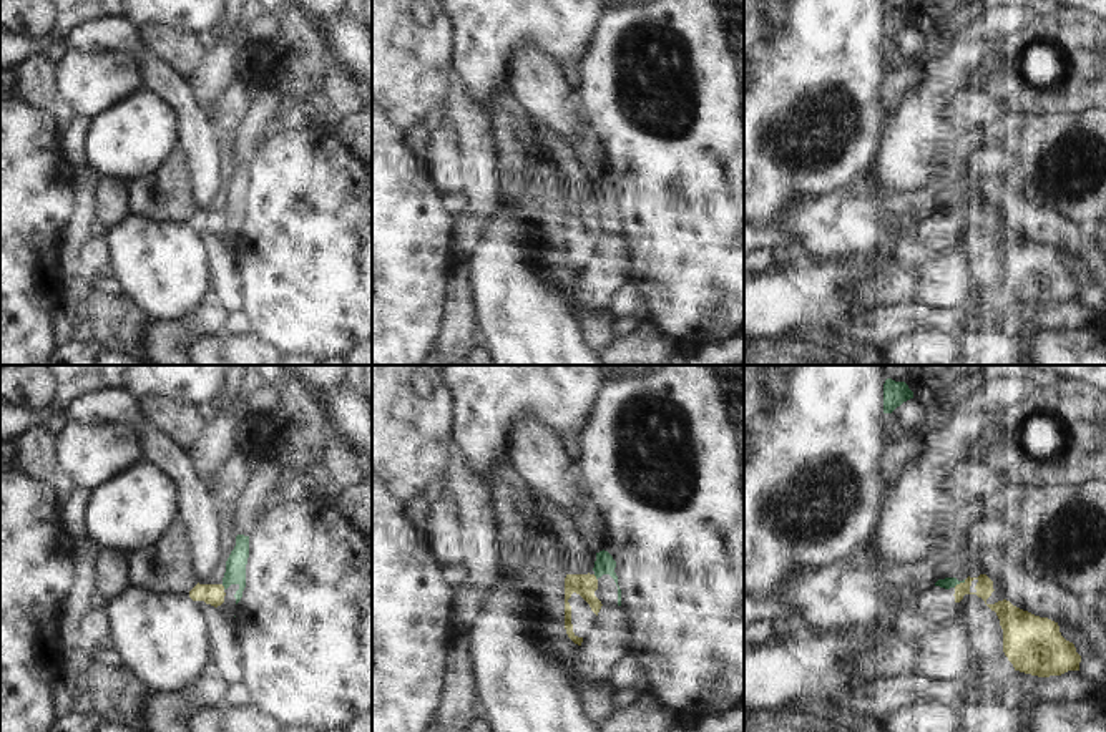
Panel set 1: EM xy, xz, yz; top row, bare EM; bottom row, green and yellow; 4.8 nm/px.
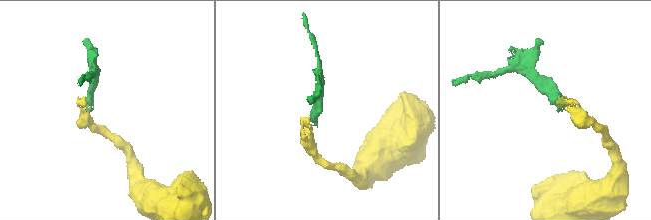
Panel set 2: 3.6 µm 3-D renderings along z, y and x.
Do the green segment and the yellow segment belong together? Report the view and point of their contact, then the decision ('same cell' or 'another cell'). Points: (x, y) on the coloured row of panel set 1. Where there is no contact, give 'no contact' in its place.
meets green in yz at (959, 583); another cell

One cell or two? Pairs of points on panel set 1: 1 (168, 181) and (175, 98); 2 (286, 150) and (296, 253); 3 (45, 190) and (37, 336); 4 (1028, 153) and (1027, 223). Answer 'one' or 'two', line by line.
1: two
2: one
3: one
4: two

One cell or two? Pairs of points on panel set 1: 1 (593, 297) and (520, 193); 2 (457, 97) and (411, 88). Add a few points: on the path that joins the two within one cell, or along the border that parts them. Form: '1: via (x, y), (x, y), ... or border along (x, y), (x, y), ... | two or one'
1: border along (580, 274), (578, 299), (590, 307), (606, 307) | two
2: border along (452, 77), (447, 103), (442, 108) | two

